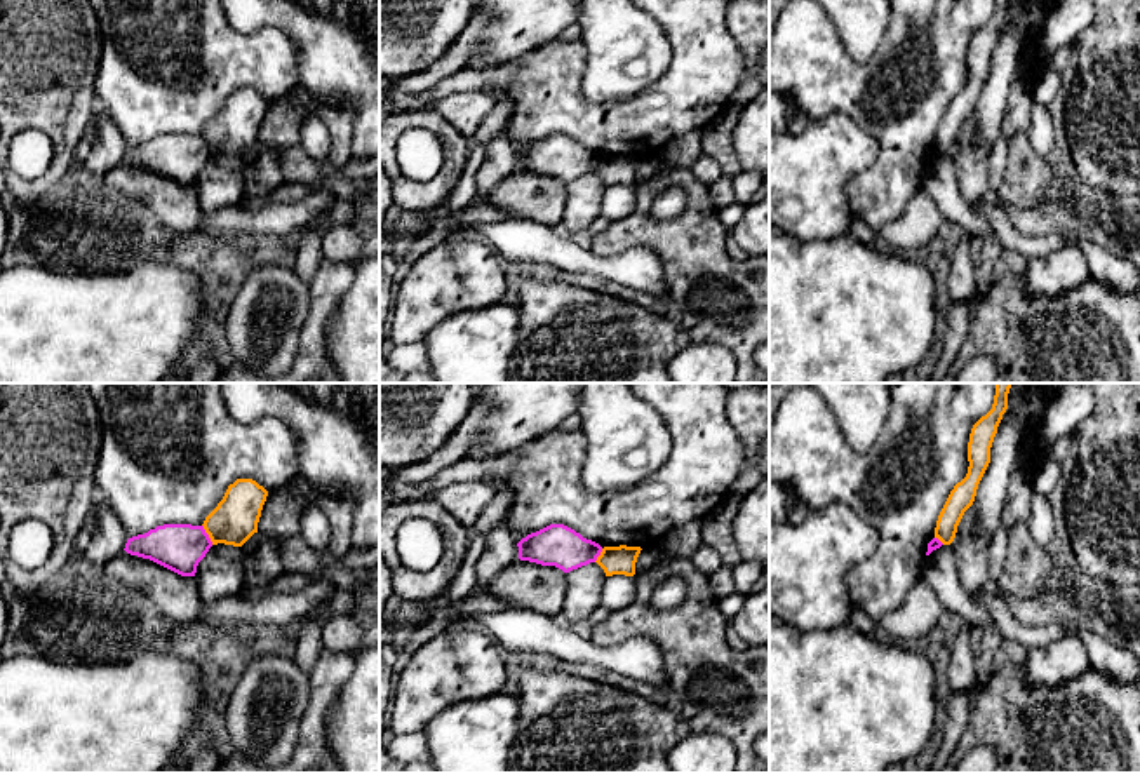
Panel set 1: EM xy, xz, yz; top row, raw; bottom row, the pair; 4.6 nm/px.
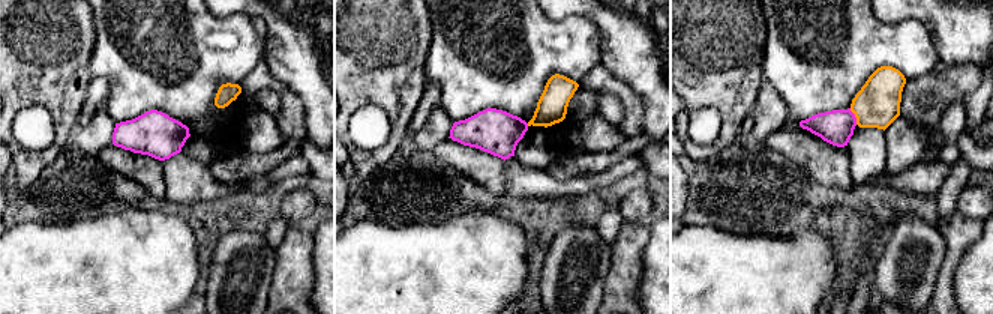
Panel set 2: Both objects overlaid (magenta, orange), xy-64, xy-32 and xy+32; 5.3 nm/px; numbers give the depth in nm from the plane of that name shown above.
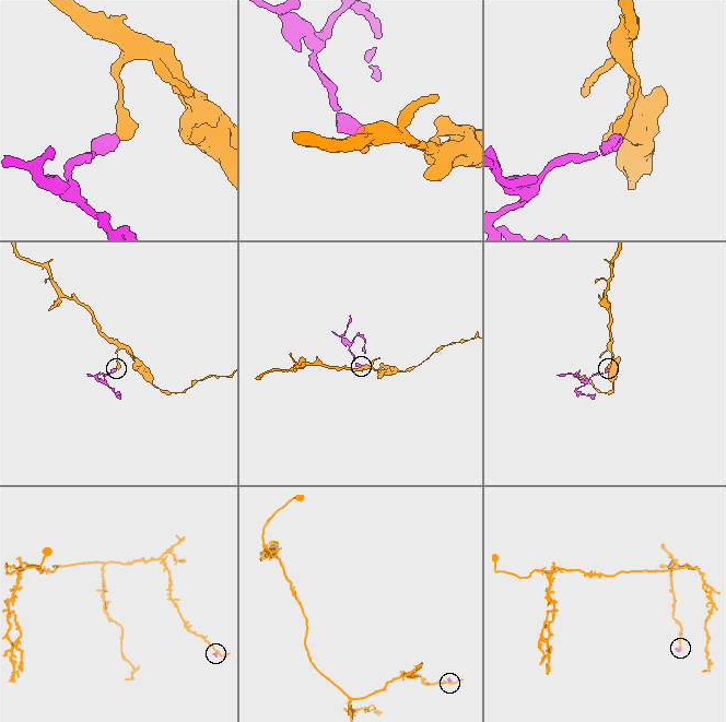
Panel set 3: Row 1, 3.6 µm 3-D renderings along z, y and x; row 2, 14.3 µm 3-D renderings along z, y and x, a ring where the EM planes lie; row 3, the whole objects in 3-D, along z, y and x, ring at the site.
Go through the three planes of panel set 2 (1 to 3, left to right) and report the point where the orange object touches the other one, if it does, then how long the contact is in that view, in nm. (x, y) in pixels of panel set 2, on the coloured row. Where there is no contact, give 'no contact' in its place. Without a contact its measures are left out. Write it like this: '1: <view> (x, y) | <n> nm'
1: no contact
2: no contact
3: xy+32 (854, 116) | 100 nm

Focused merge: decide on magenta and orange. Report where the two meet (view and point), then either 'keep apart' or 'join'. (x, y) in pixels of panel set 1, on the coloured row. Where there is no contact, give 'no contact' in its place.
xy (207, 535) | keep apart

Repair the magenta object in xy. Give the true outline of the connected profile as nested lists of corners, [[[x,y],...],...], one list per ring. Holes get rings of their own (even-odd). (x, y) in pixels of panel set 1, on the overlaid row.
[[[164,524],[127,540],[125,552],[150,559],[181,576],[195,576],[212,541],[204,526]]]

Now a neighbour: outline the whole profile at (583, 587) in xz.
[[[590,562],[566,573],[566,599],[562,615],[571,620],[585,620],[600,606],[606,573],[597,562]]]

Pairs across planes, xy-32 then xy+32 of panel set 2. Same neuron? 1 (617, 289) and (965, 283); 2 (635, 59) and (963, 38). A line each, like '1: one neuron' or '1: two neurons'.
1: two neurons
2: one neuron

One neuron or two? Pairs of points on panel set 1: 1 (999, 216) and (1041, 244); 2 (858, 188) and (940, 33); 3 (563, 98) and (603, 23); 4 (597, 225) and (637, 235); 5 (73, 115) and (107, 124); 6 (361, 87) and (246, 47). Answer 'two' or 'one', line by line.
1: one
2: one
3: two
4: two
5: two
6: two

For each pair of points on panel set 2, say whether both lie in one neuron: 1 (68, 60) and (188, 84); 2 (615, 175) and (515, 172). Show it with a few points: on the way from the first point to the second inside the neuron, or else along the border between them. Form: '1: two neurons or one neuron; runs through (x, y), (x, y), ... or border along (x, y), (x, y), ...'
1: two neurons; border along (95, 30), (90, 60), (93, 75)
2: one neuron; runs through (590, 182), (575, 187), (540, 185)

